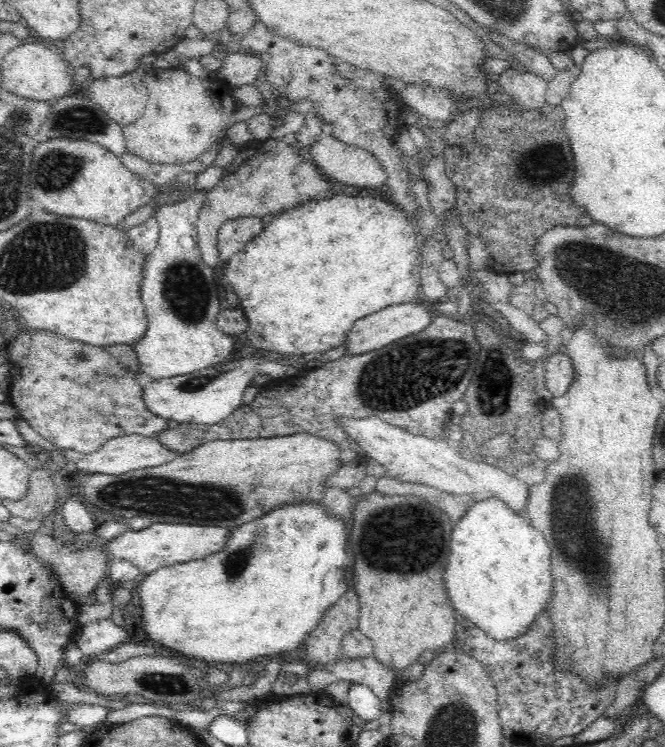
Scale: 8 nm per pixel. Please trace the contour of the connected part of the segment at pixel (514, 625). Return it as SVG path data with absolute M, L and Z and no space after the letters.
M496 497L472 502L472 506L468 508L468 512L466 512L466 514L454 524L454 528L452 528L450 562L448 562L448 568L446 568L446 574L444 574L444 584L446 584L446 590L448 590L448 598L450 598L452 607L458 610L458 616L460 616L458 620L462 623L462 626L466 626L466 624L474 627L478 626L492 639L505 643L514 642L518 637L524 636L524 634L528 632L530 624L532 624L542 612L549 610L549 605L551 604L551 596L554 590L554 578L552 577L551 570L551 551L542 532L538 531L538 529L530 523L526 514L520 514L510 509L506 503L503 503Z

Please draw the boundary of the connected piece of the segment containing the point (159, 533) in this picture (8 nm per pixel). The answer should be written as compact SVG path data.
M152 523L144 530L126 529L121 536L102 541L101 546L110 554L111 559L127 560L141 572L148 574L164 566L174 566L189 560L198 560L218 552L224 548L230 529L222 526Z

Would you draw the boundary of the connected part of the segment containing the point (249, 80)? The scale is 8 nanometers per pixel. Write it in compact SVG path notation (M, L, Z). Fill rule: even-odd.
M250 52L228 53L222 59L222 68L215 77L225 82L230 88L253 84L260 74L265 57Z

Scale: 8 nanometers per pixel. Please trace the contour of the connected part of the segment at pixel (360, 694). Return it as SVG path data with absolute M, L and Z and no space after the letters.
M351 683L348 686L344 702L350 706L356 716L367 721L369 726L374 726L382 714L379 696L376 696L371 688L358 683Z

